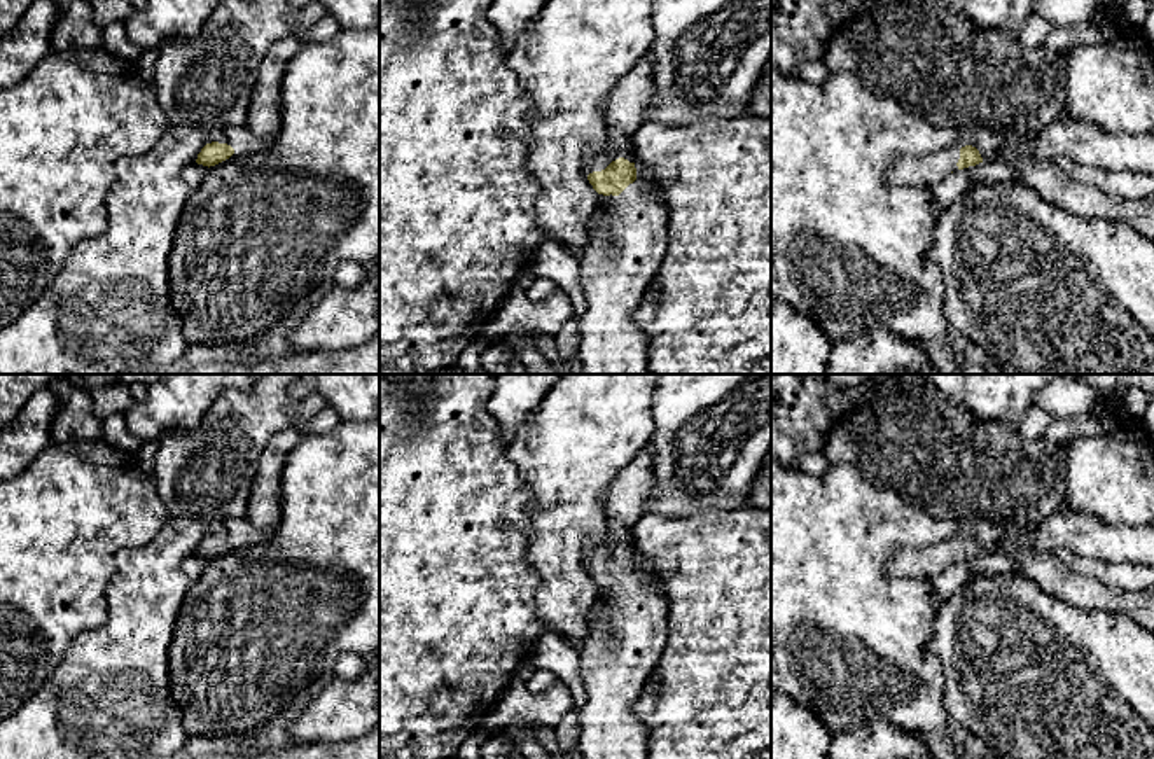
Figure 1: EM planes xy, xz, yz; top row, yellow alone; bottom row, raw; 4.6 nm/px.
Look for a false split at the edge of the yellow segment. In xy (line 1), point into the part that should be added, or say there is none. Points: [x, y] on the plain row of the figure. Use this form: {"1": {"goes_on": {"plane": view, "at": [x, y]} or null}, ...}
{"1": {"goes_on": {"plane": "xy", "at": [243, 534]}}}

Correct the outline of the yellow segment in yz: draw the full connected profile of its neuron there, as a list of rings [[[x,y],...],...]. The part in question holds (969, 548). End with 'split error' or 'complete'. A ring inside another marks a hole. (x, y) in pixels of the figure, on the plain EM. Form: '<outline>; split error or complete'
[[[956,532],[941,542],[895,551],[888,558],[886,575],[932,579],[942,574],[951,563],[979,554],[983,554],[979,542],[963,532]]]; split error

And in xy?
[[[245,516],[222,521],[212,535],[206,535],[198,546],[196,554],[203,558],[215,558],[229,551],[234,544],[250,547],[268,542],[273,532],[254,526]]]; split error

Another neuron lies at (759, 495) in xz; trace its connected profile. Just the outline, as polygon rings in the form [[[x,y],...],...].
[[[771,448],[761,462],[747,498],[748,507],[771,511]]]

